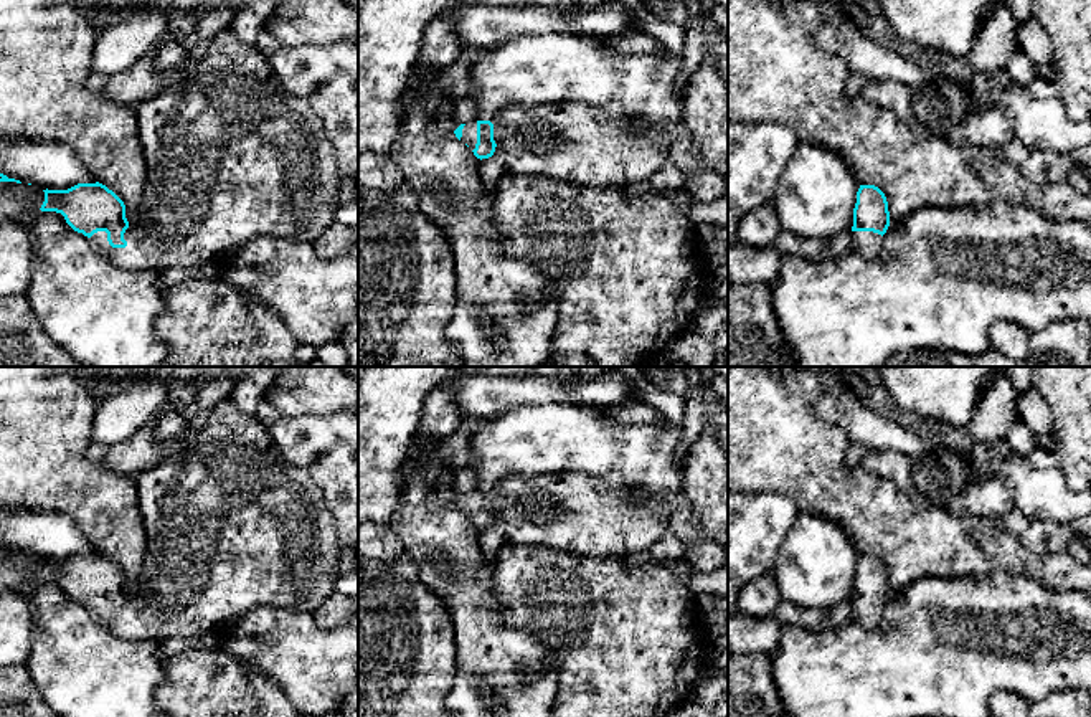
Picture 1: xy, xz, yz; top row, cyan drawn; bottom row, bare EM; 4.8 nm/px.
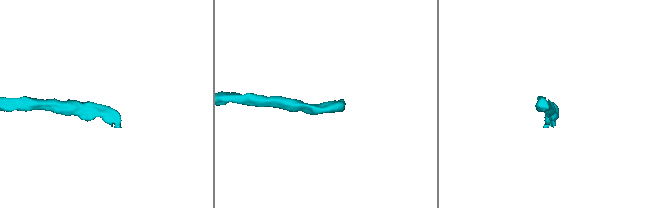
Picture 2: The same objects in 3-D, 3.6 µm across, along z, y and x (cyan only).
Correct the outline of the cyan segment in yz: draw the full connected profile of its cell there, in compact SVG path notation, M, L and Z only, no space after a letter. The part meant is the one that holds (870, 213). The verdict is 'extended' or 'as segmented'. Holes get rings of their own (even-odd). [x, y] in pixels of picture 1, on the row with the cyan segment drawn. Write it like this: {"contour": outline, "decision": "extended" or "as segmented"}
{"contour": "M860 185L853 208L852 246L867 259L873 259L890 226L885 193L875 185Z", "decision": "extended"}

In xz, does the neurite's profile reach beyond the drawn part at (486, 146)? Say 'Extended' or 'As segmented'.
Extended

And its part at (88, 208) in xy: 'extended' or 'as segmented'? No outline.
extended

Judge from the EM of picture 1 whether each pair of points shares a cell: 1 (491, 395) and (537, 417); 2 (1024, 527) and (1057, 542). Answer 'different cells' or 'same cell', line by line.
1: different cells
2: same cell

